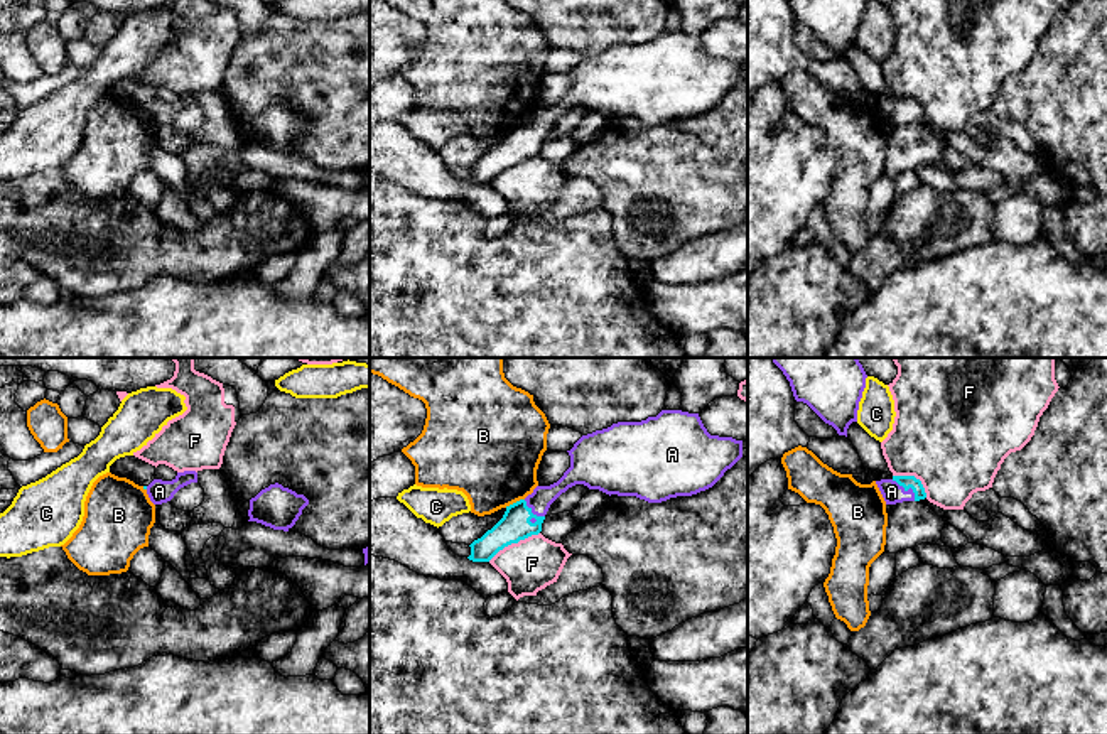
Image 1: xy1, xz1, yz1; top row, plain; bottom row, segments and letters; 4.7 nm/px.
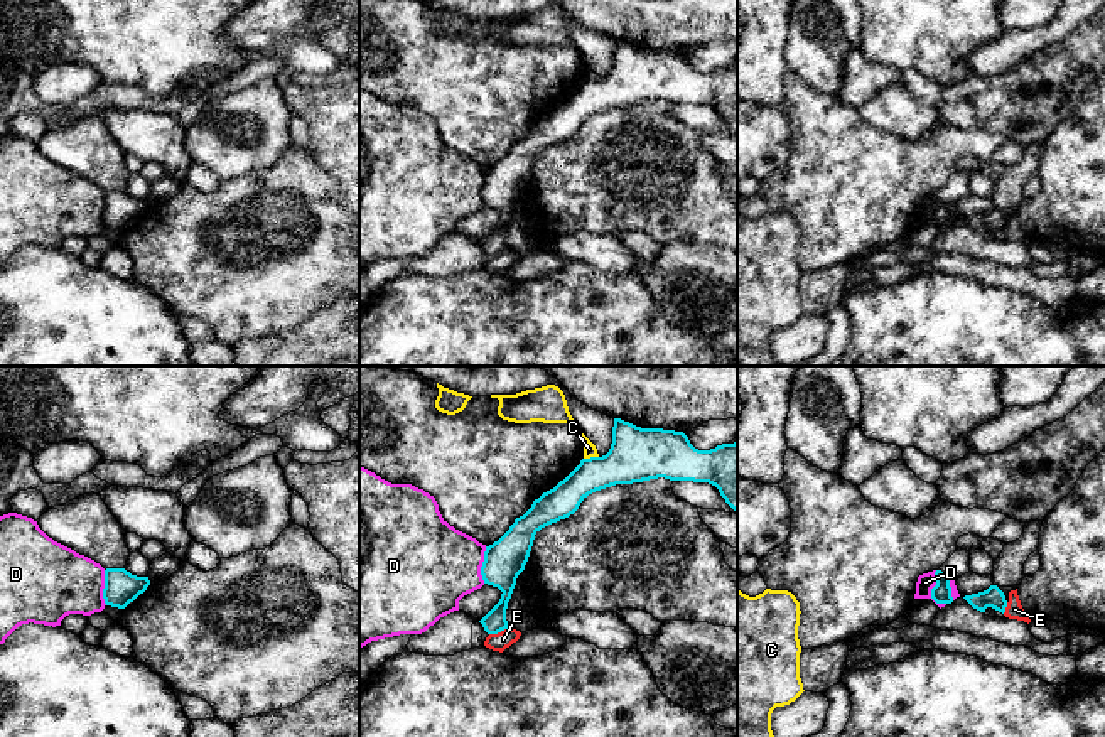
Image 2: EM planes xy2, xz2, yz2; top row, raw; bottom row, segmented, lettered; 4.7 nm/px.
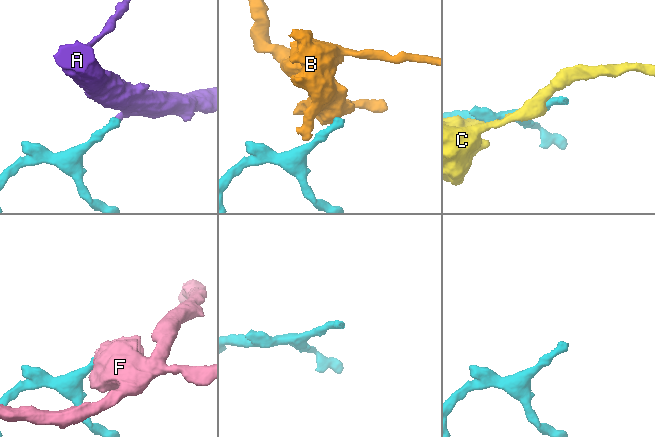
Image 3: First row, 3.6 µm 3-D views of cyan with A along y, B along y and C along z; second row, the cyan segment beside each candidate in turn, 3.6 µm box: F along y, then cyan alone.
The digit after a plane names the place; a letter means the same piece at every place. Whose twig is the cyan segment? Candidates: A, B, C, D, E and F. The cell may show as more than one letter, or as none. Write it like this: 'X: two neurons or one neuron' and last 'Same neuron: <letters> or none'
A: one neuron
B: two neurons
C: two neurons
D: two neurons
E: two neurons
F: two neurons
Same neuron: A

